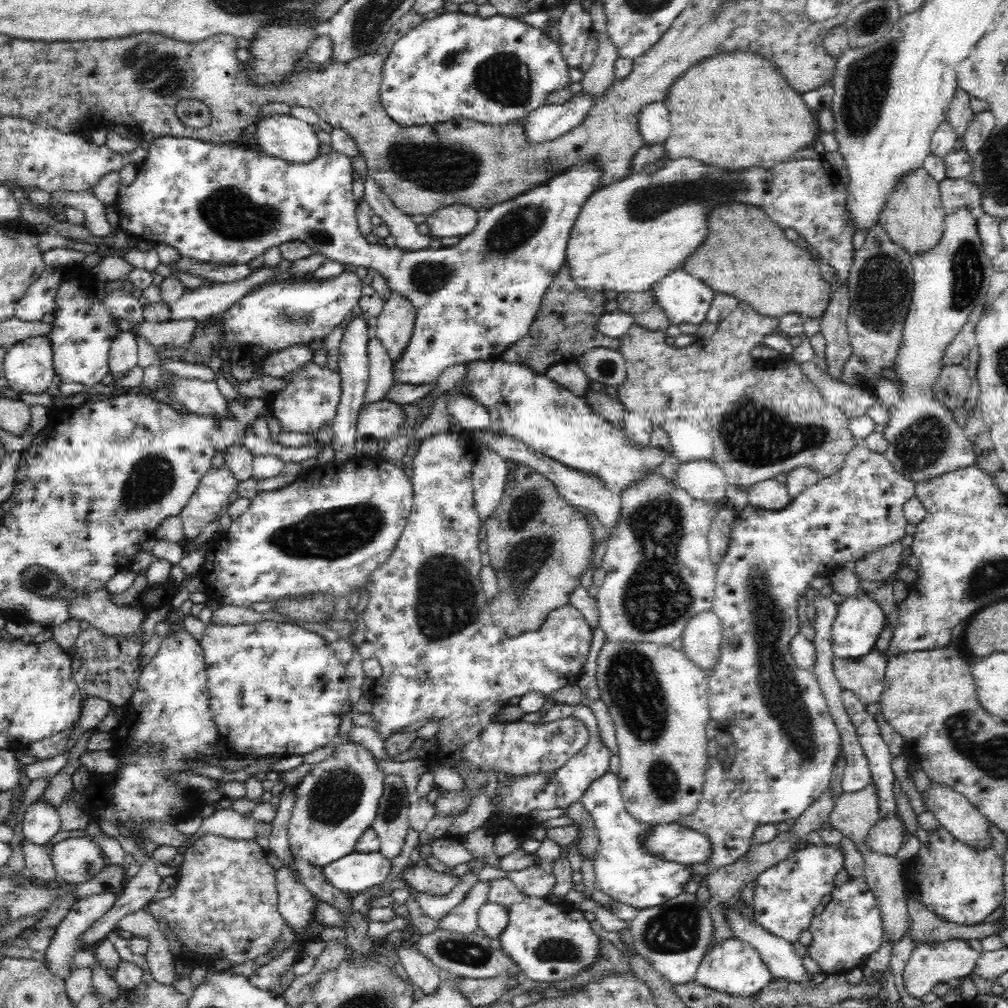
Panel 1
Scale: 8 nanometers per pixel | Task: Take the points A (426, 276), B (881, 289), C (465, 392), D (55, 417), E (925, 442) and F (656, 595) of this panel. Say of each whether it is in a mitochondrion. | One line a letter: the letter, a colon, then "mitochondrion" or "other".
A: mitochondrion
B: mitochondrion
C: other
D: other
E: mitochondrion
F: mitochondrion

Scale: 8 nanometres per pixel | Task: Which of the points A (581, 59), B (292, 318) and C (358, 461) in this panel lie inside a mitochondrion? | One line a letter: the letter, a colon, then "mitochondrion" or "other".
A: other
B: mitochondrion
C: other

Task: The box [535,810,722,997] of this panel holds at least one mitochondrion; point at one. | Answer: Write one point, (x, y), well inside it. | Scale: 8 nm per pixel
(675, 928)

